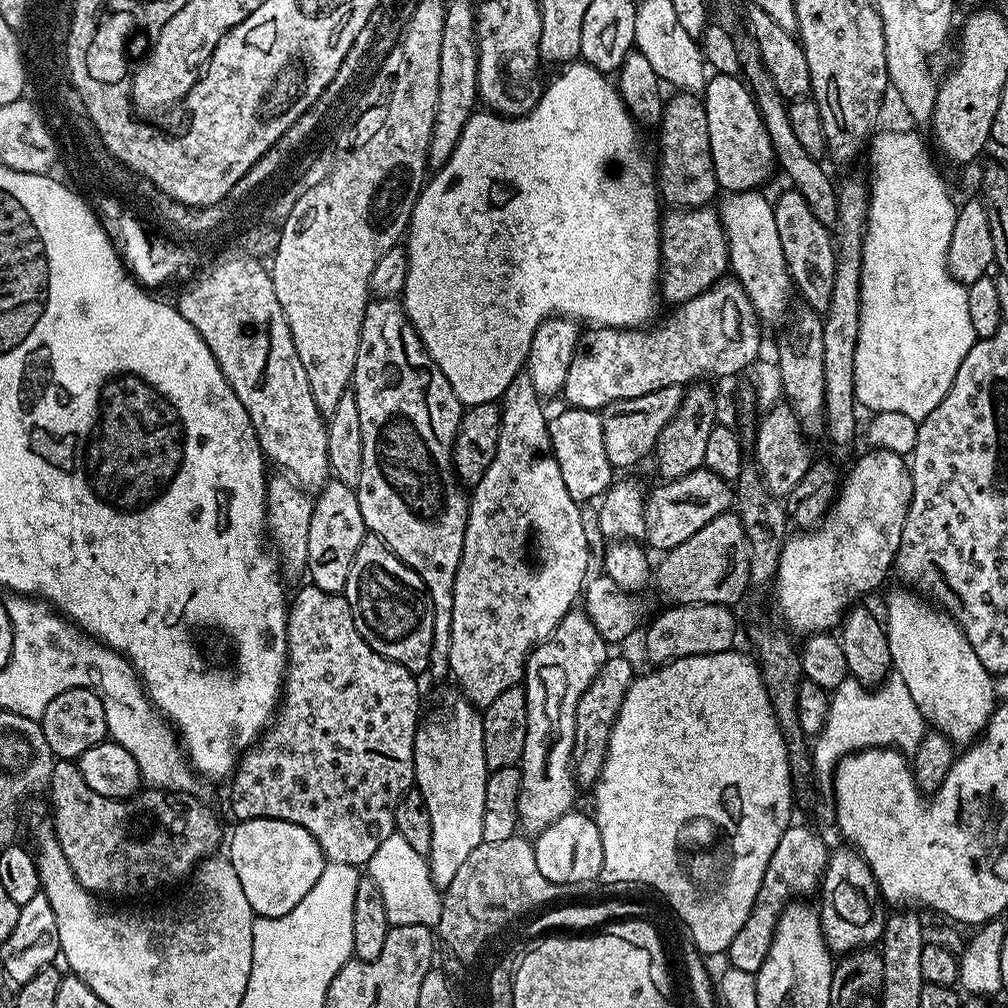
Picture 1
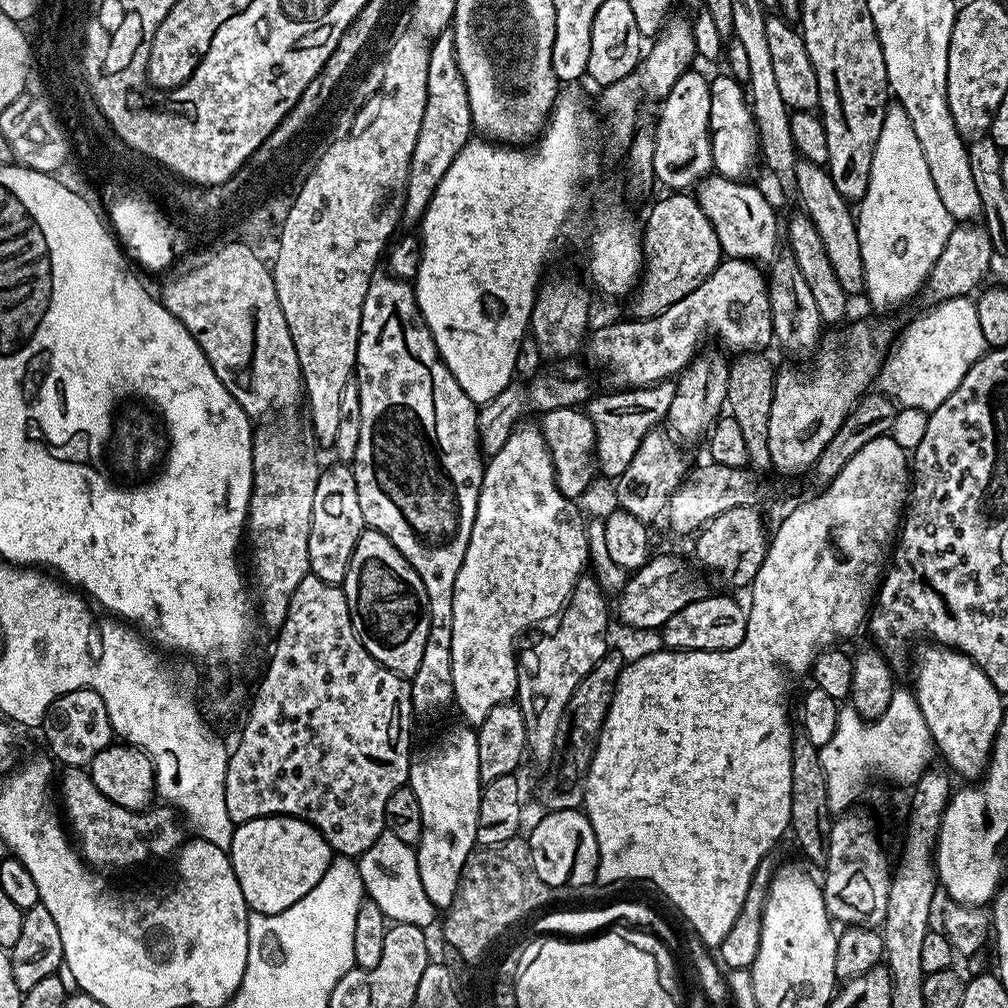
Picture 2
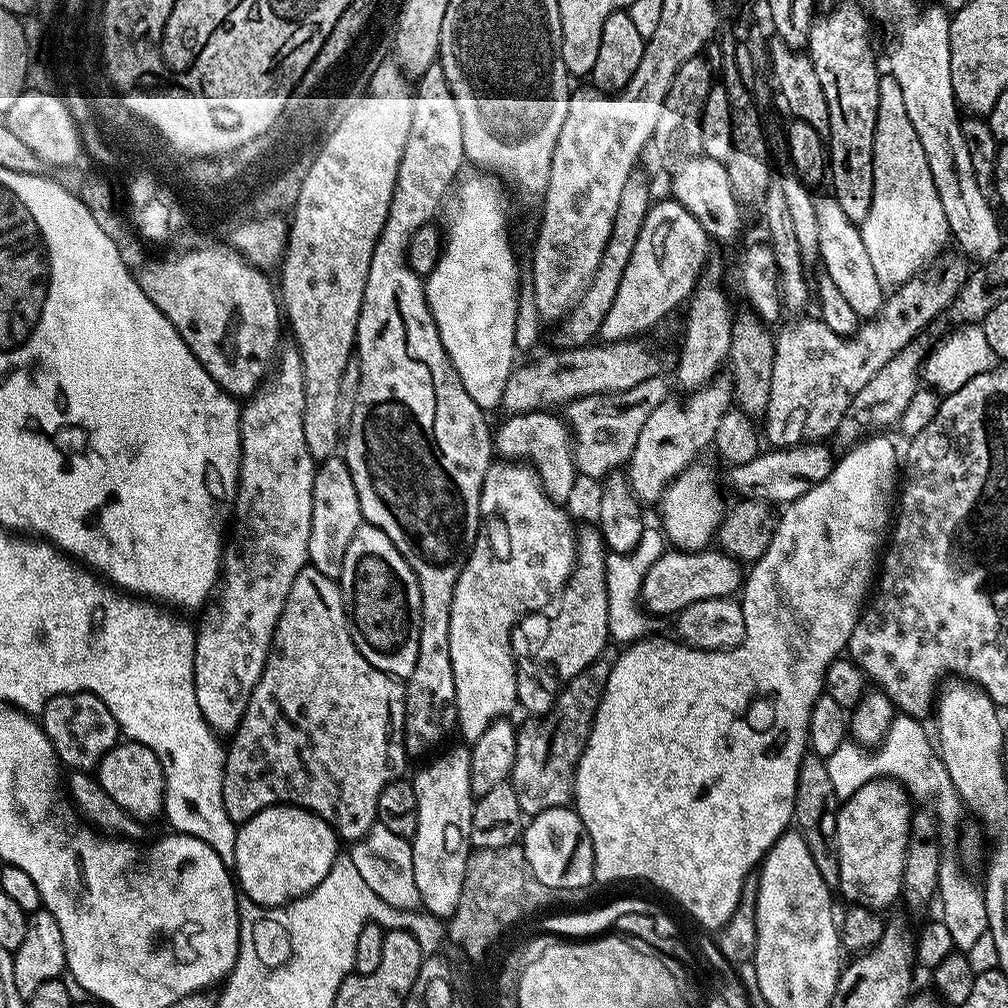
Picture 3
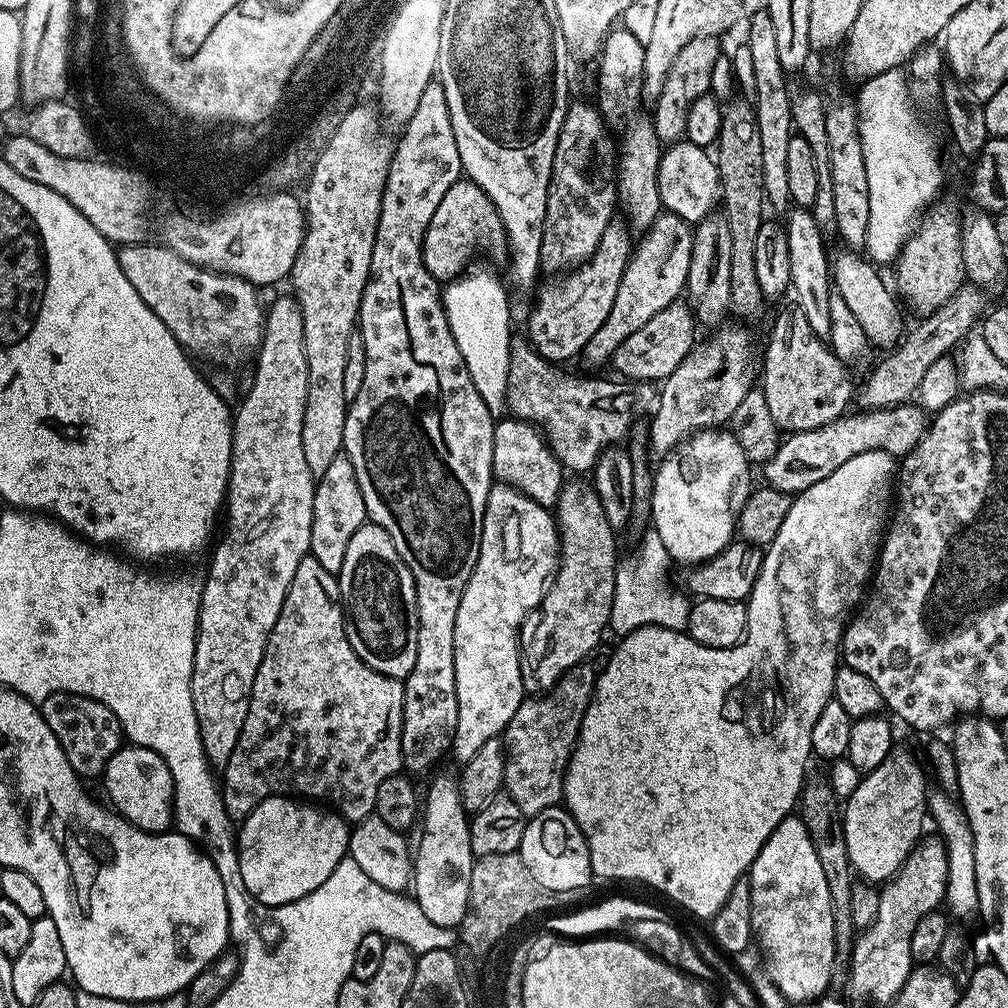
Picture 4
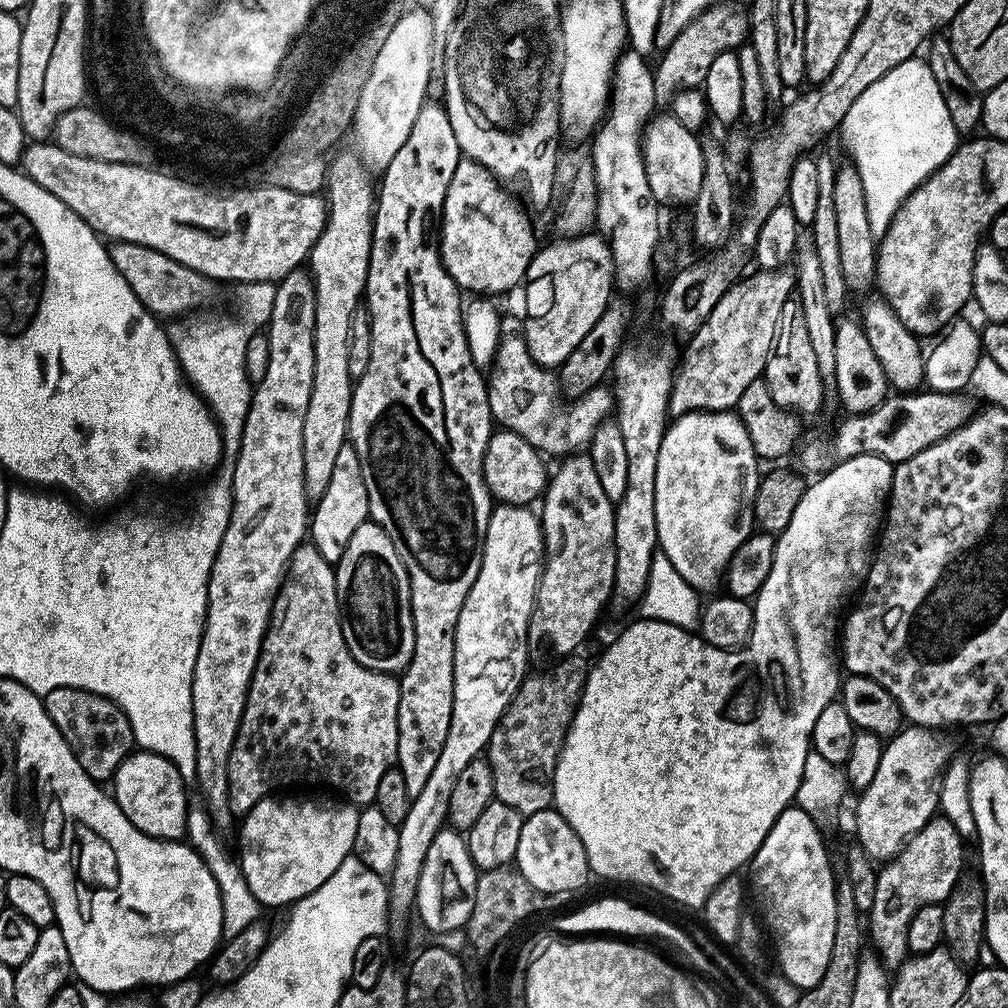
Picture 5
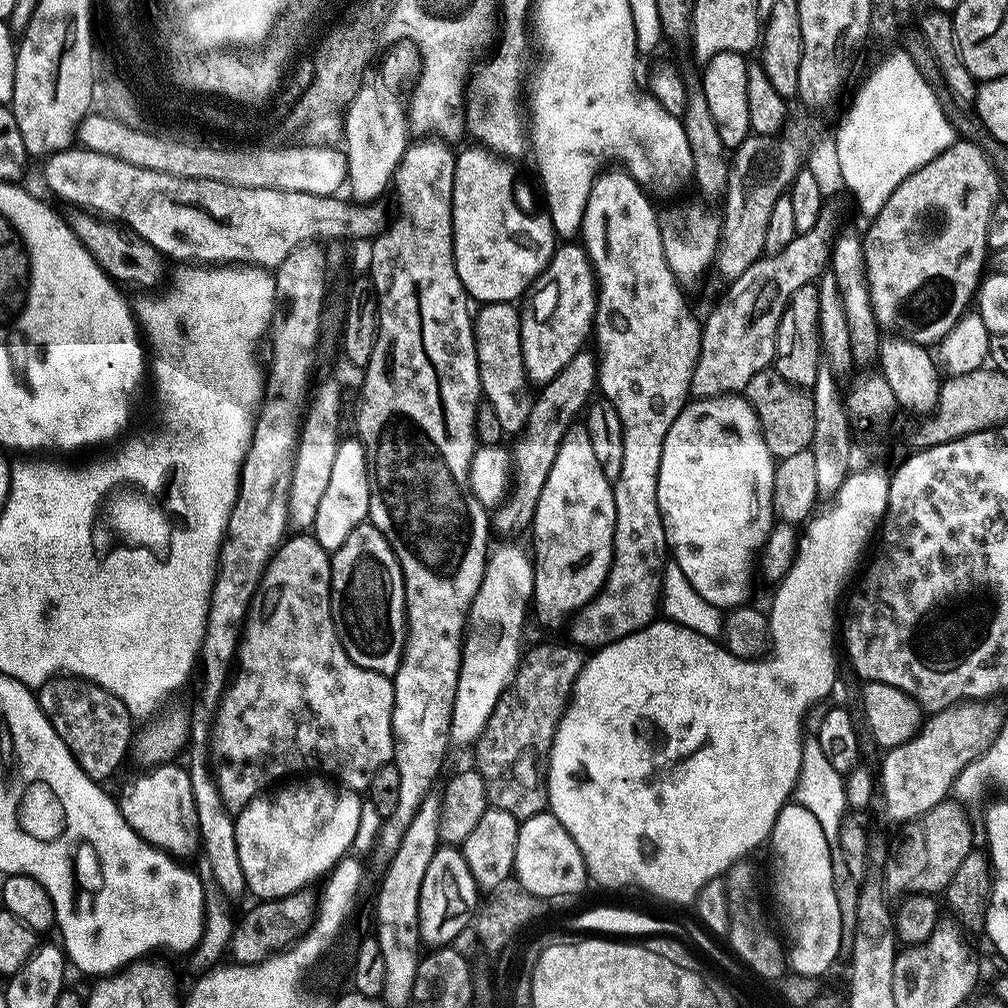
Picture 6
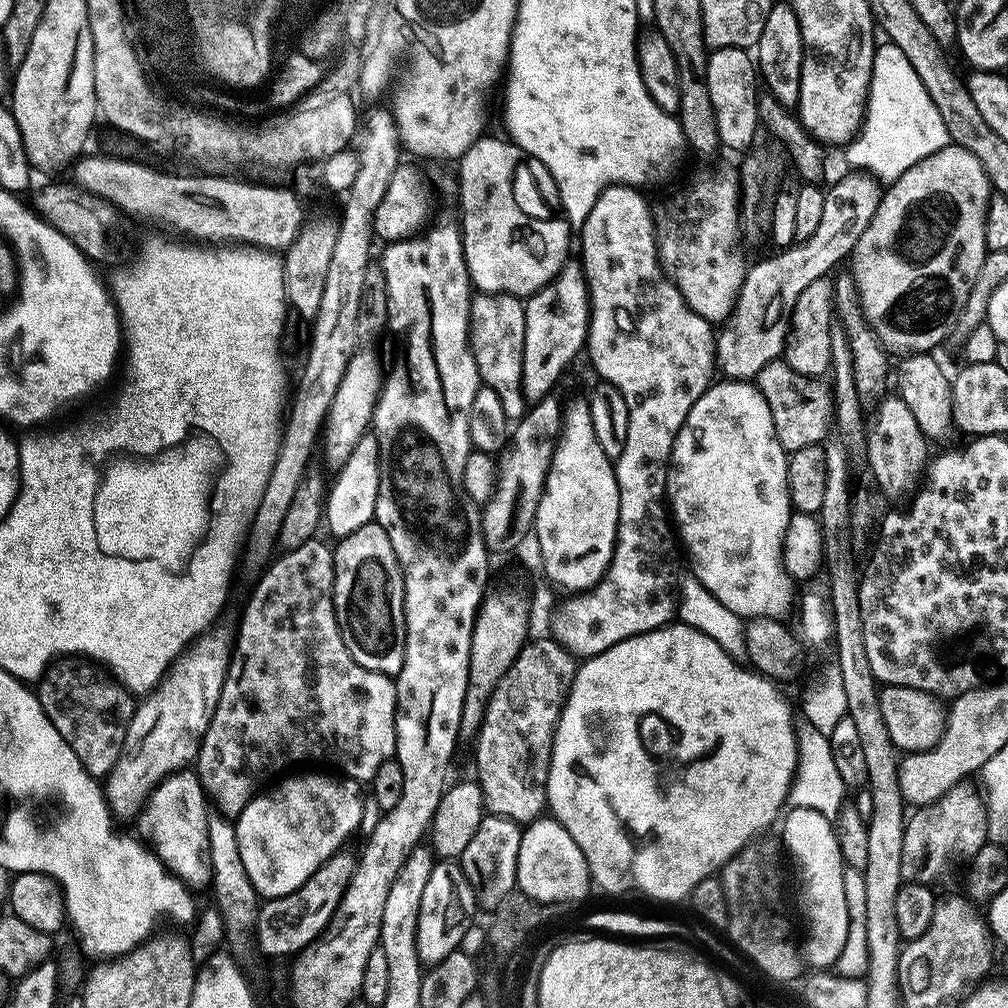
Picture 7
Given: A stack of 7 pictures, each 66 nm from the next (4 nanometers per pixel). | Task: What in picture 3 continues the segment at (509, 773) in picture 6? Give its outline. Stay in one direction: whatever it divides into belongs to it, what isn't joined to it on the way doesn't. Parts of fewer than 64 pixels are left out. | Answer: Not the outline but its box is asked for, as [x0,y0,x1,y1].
[510,658,612,817]

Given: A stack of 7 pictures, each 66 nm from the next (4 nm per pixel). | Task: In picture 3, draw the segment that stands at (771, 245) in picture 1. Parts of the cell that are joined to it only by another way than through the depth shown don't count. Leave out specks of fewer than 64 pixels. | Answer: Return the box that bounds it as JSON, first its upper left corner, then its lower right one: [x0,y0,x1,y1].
[671,154,744,241]

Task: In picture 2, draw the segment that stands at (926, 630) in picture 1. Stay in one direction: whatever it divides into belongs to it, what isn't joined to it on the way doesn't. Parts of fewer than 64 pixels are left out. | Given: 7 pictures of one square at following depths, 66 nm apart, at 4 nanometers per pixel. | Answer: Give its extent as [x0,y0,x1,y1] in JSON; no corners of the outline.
[914,646,1006,782]

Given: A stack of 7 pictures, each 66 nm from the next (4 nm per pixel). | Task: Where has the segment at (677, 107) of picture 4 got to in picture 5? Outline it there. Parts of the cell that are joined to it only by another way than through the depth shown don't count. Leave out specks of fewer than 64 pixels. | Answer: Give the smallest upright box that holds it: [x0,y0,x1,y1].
[652,3,748,102]

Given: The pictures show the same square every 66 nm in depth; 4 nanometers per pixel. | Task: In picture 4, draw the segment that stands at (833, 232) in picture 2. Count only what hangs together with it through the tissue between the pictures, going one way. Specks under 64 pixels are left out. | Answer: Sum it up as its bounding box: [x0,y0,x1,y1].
[830,251,903,345]

